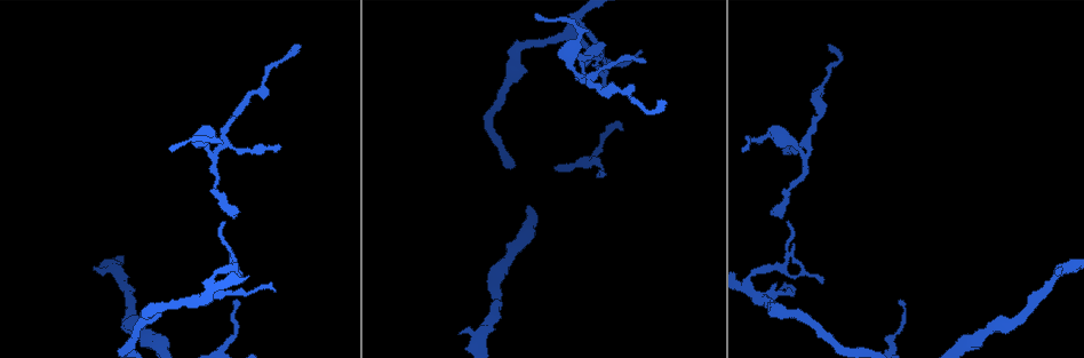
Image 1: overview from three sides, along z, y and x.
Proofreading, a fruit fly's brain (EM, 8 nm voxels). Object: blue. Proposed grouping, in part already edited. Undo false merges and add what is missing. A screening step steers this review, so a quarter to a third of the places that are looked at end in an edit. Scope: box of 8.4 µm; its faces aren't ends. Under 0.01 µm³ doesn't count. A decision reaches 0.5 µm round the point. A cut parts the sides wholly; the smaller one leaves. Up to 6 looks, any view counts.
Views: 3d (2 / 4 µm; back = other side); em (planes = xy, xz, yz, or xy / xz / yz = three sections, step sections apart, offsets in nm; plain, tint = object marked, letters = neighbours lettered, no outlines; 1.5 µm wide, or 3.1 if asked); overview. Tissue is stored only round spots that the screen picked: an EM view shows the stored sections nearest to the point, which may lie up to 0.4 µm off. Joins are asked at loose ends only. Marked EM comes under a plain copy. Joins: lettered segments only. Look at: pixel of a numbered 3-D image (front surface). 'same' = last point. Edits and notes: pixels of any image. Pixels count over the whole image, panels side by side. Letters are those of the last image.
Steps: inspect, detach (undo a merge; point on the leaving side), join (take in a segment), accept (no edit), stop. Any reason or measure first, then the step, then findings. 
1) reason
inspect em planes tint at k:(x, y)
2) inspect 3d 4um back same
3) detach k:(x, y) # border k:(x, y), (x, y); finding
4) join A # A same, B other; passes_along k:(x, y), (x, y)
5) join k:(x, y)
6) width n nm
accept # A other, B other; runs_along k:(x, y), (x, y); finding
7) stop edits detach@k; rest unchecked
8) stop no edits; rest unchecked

inspect 3d 4um at 1:(216, 135)

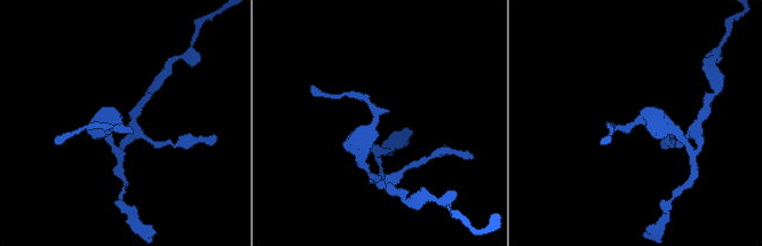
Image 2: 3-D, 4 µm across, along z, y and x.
need the tissue
inspect em xz step 8 tint at 2:(377, 116)

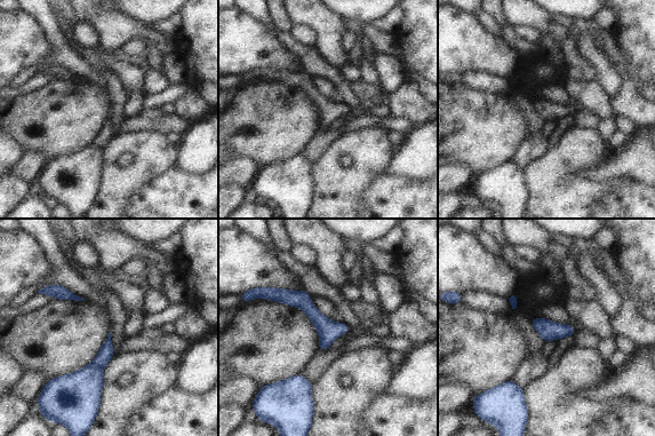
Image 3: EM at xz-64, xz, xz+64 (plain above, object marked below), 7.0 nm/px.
inspect em planes letters same

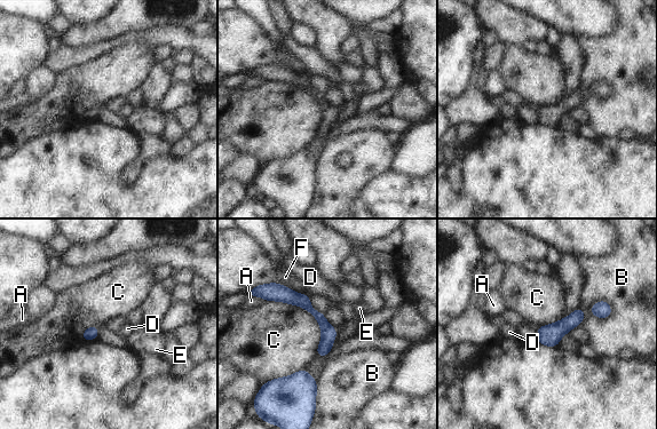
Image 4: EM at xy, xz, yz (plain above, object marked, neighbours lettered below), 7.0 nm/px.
width 100 nm
accept # A other, B other, C other, D other, E other, F other; border 4:(266, 300), (316, 319), (317, 355); all the same neuron

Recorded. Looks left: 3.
tapers out
inspect em xy step 4 letters at 1:(640, 53)

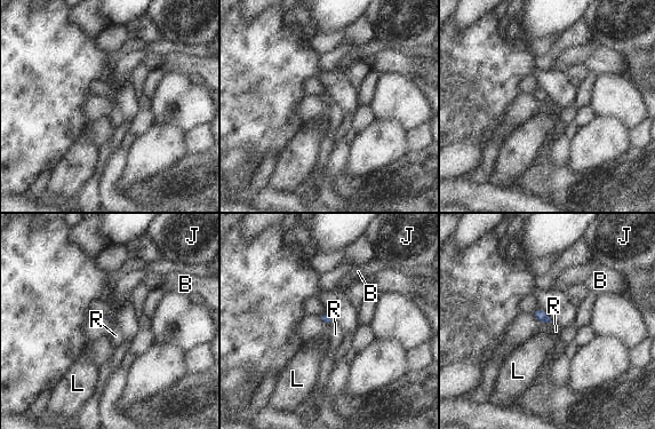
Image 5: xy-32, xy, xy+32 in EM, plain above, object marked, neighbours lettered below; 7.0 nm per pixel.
join R # B other, J other, L other, R same; passes_along 5:(324, 317), (330, 324), (335, 334); it goes on there

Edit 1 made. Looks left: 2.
stop edits join@5; rest unchecked

